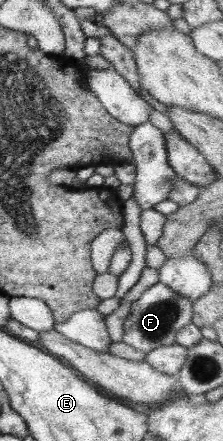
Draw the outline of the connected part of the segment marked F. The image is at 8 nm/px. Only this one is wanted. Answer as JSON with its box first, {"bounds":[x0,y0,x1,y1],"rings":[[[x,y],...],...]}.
{"bounds":[123,282,193,354],"rings":[[[159,282],[147,288],[143,295],[131,306],[129,315],[123,323],[123,343],[146,354],[175,343],[177,332],[192,323],[193,301],[171,291],[167,285]]]}

